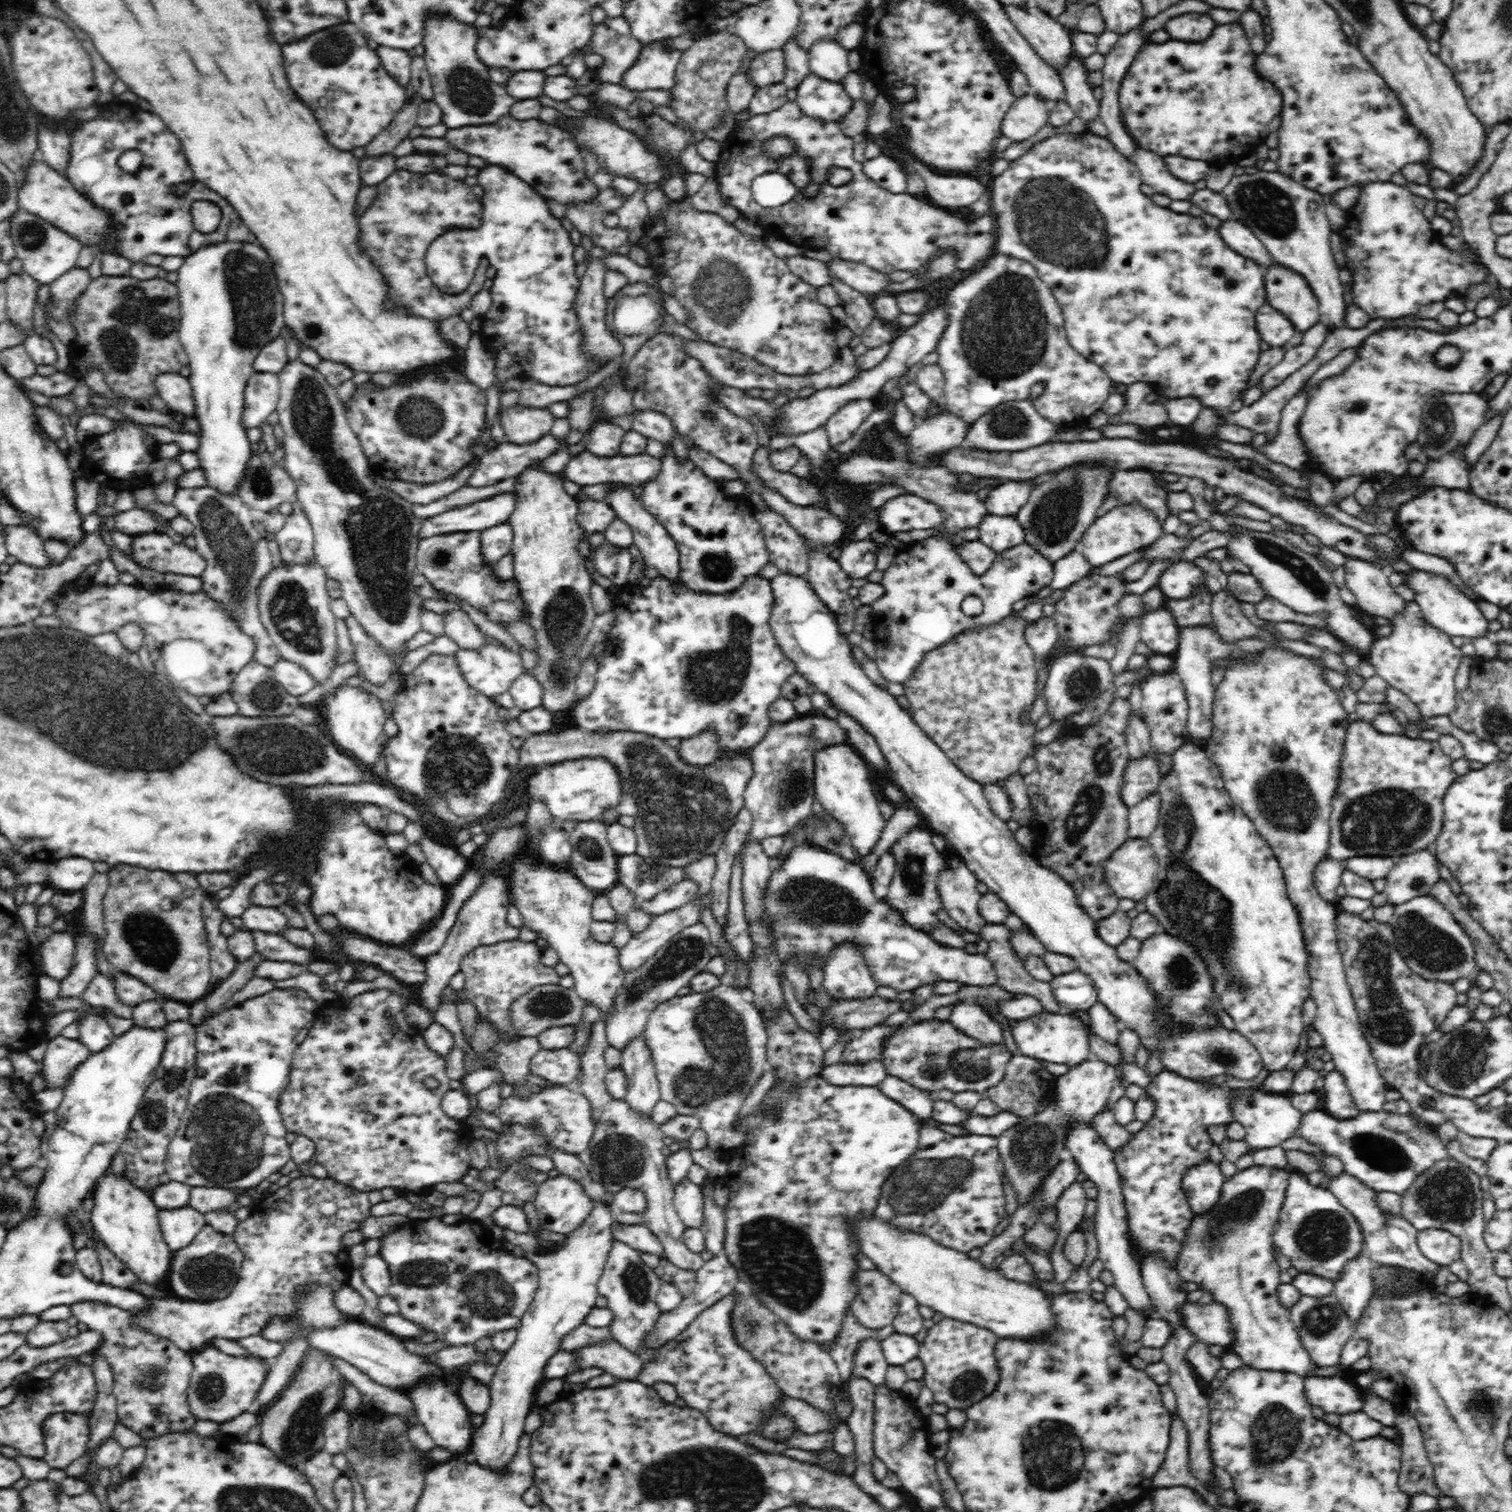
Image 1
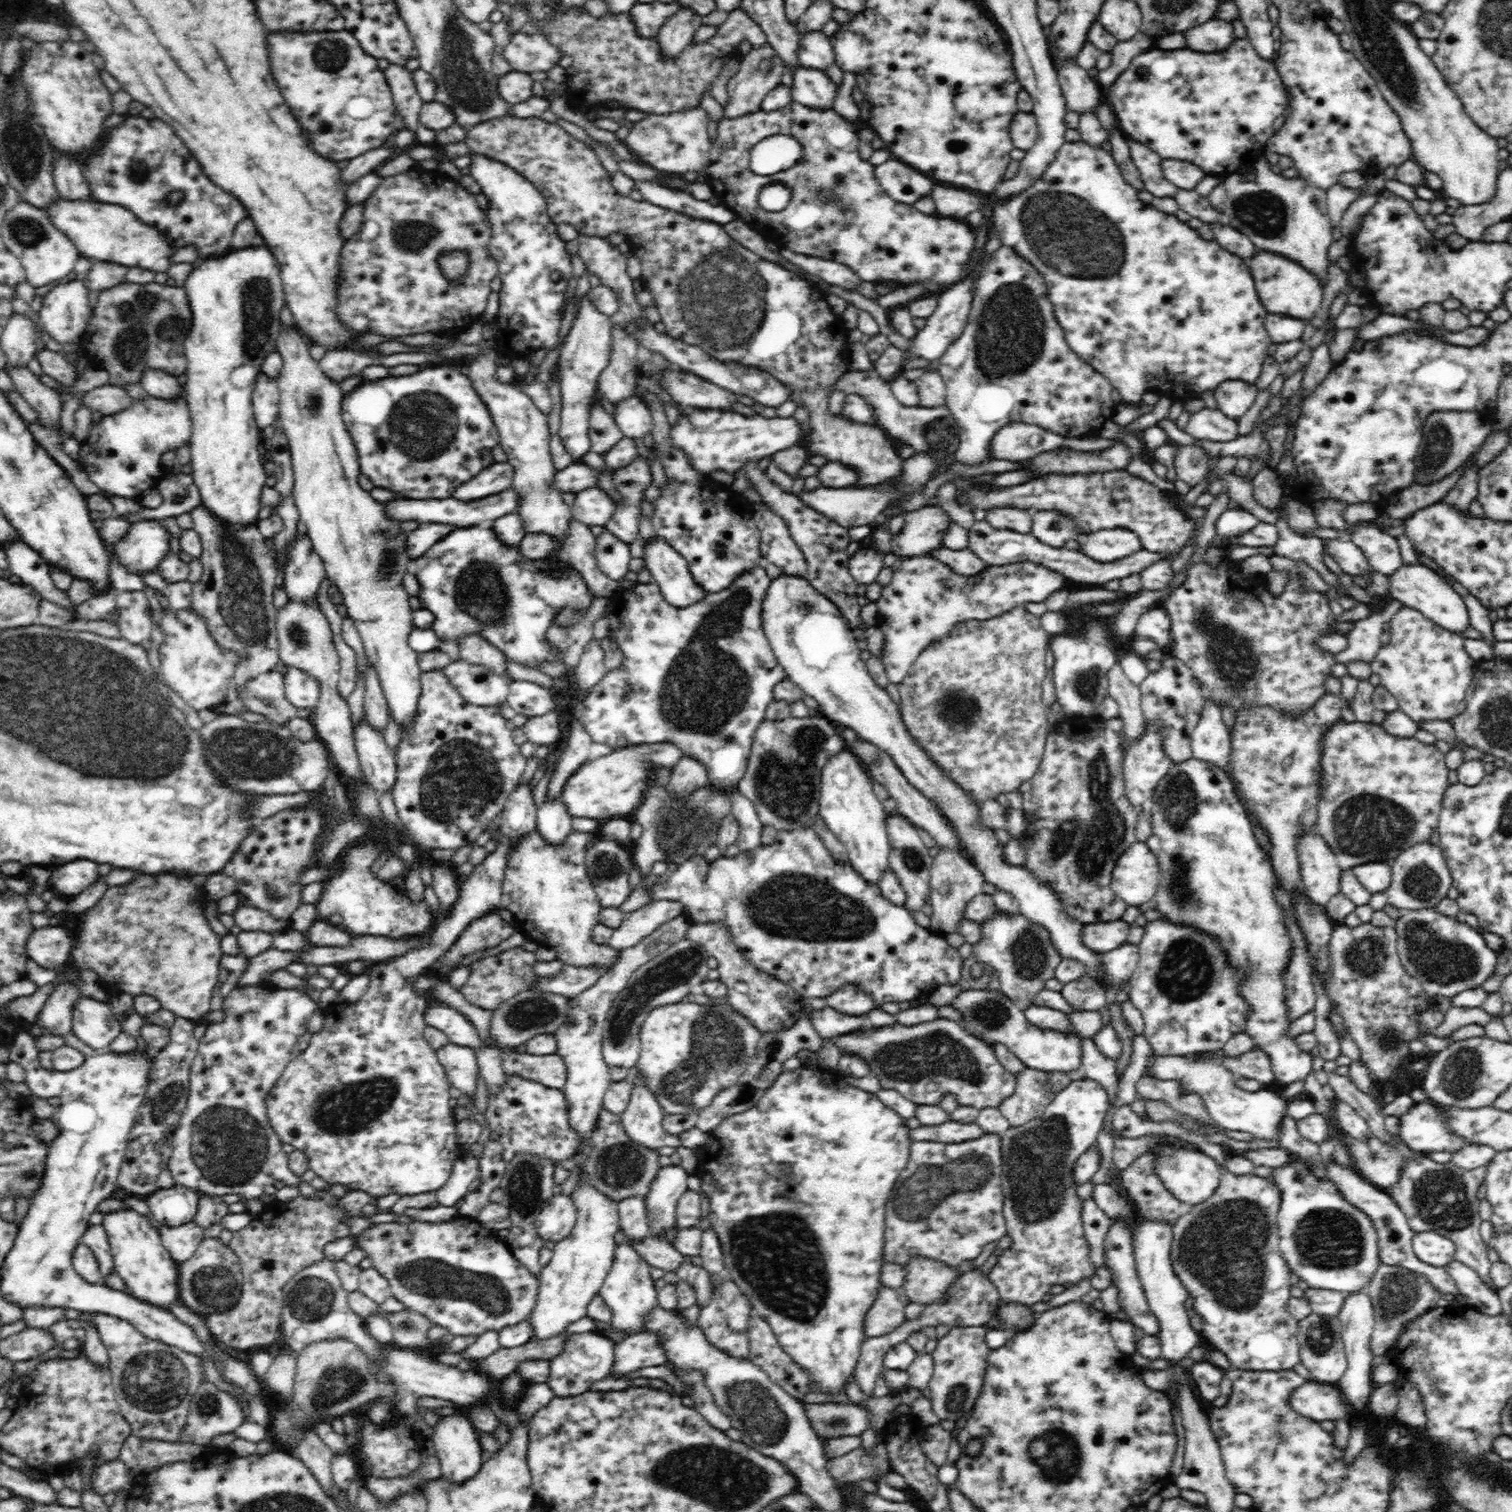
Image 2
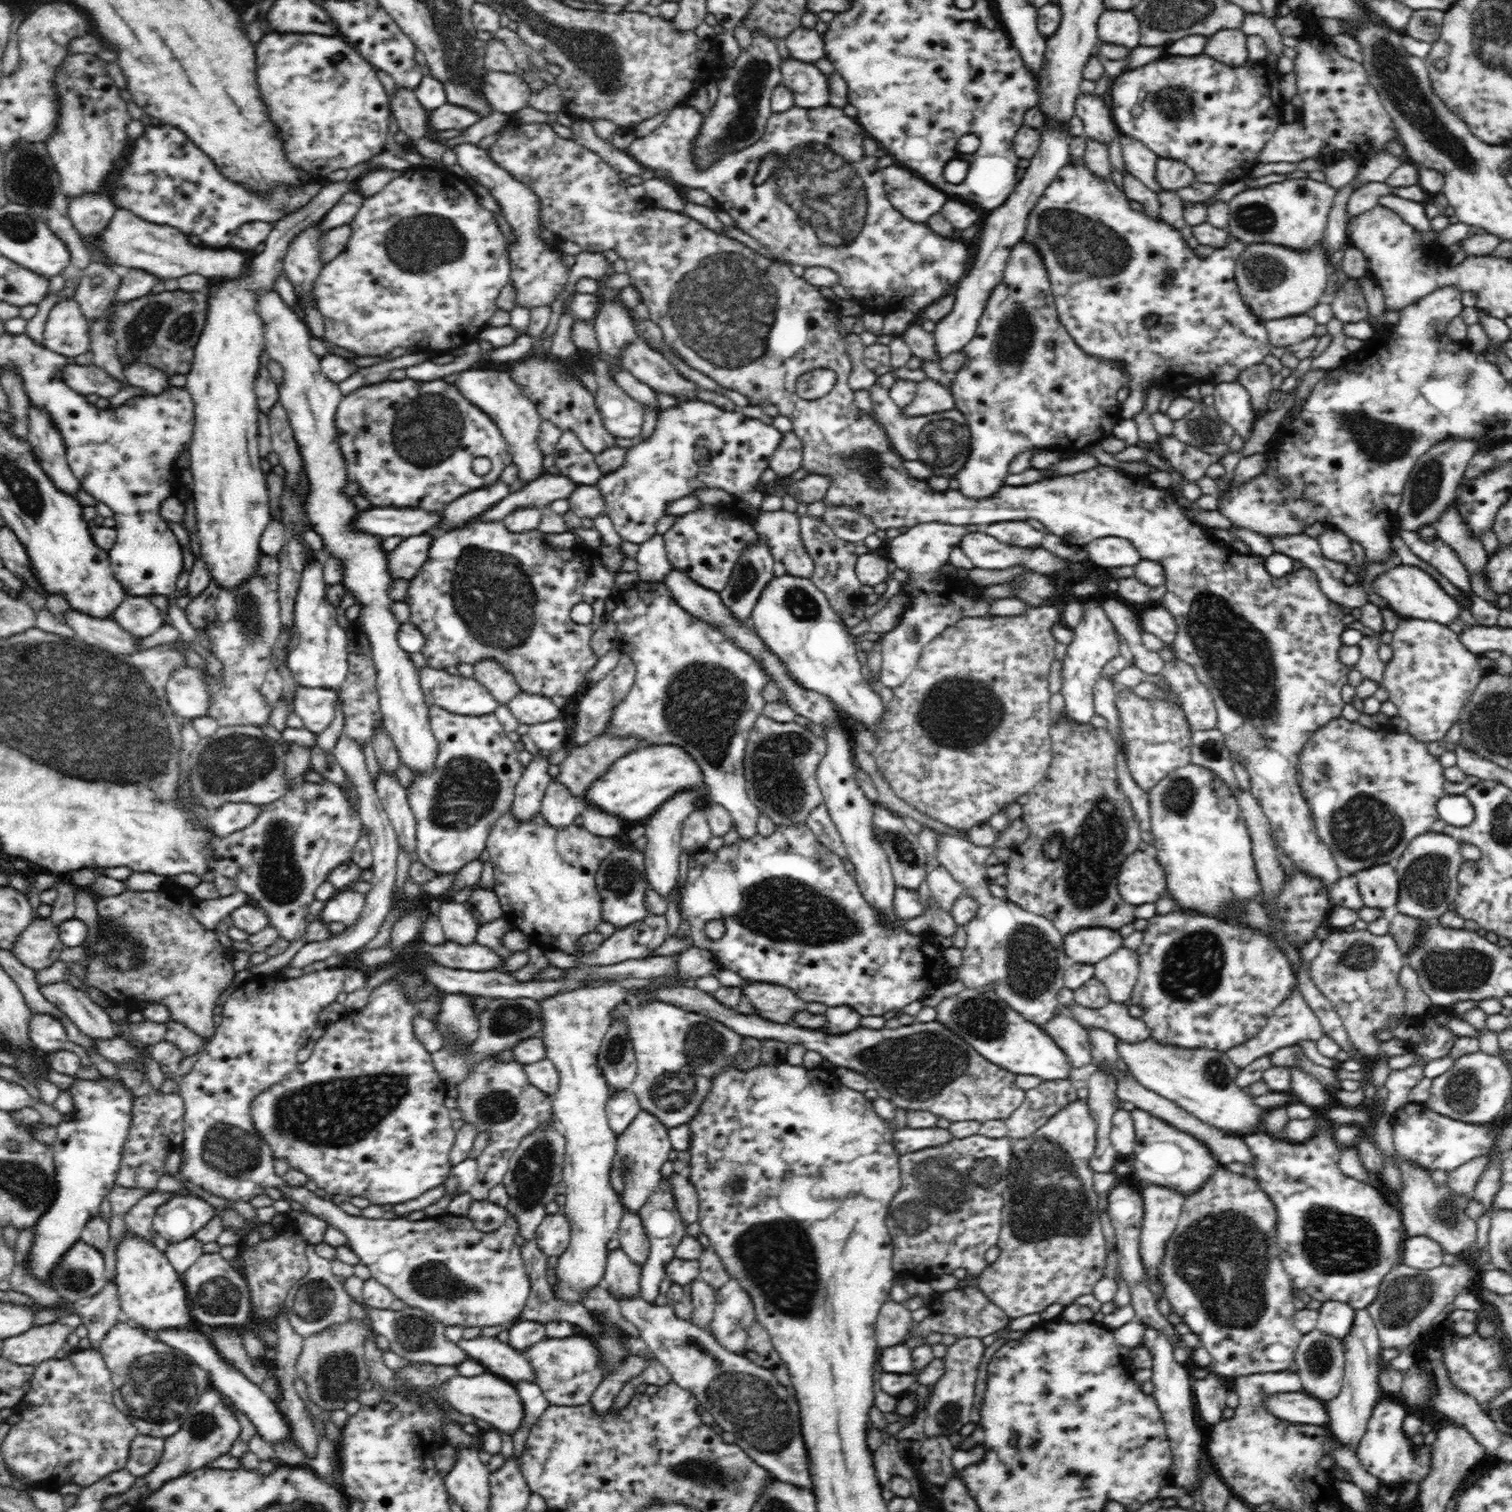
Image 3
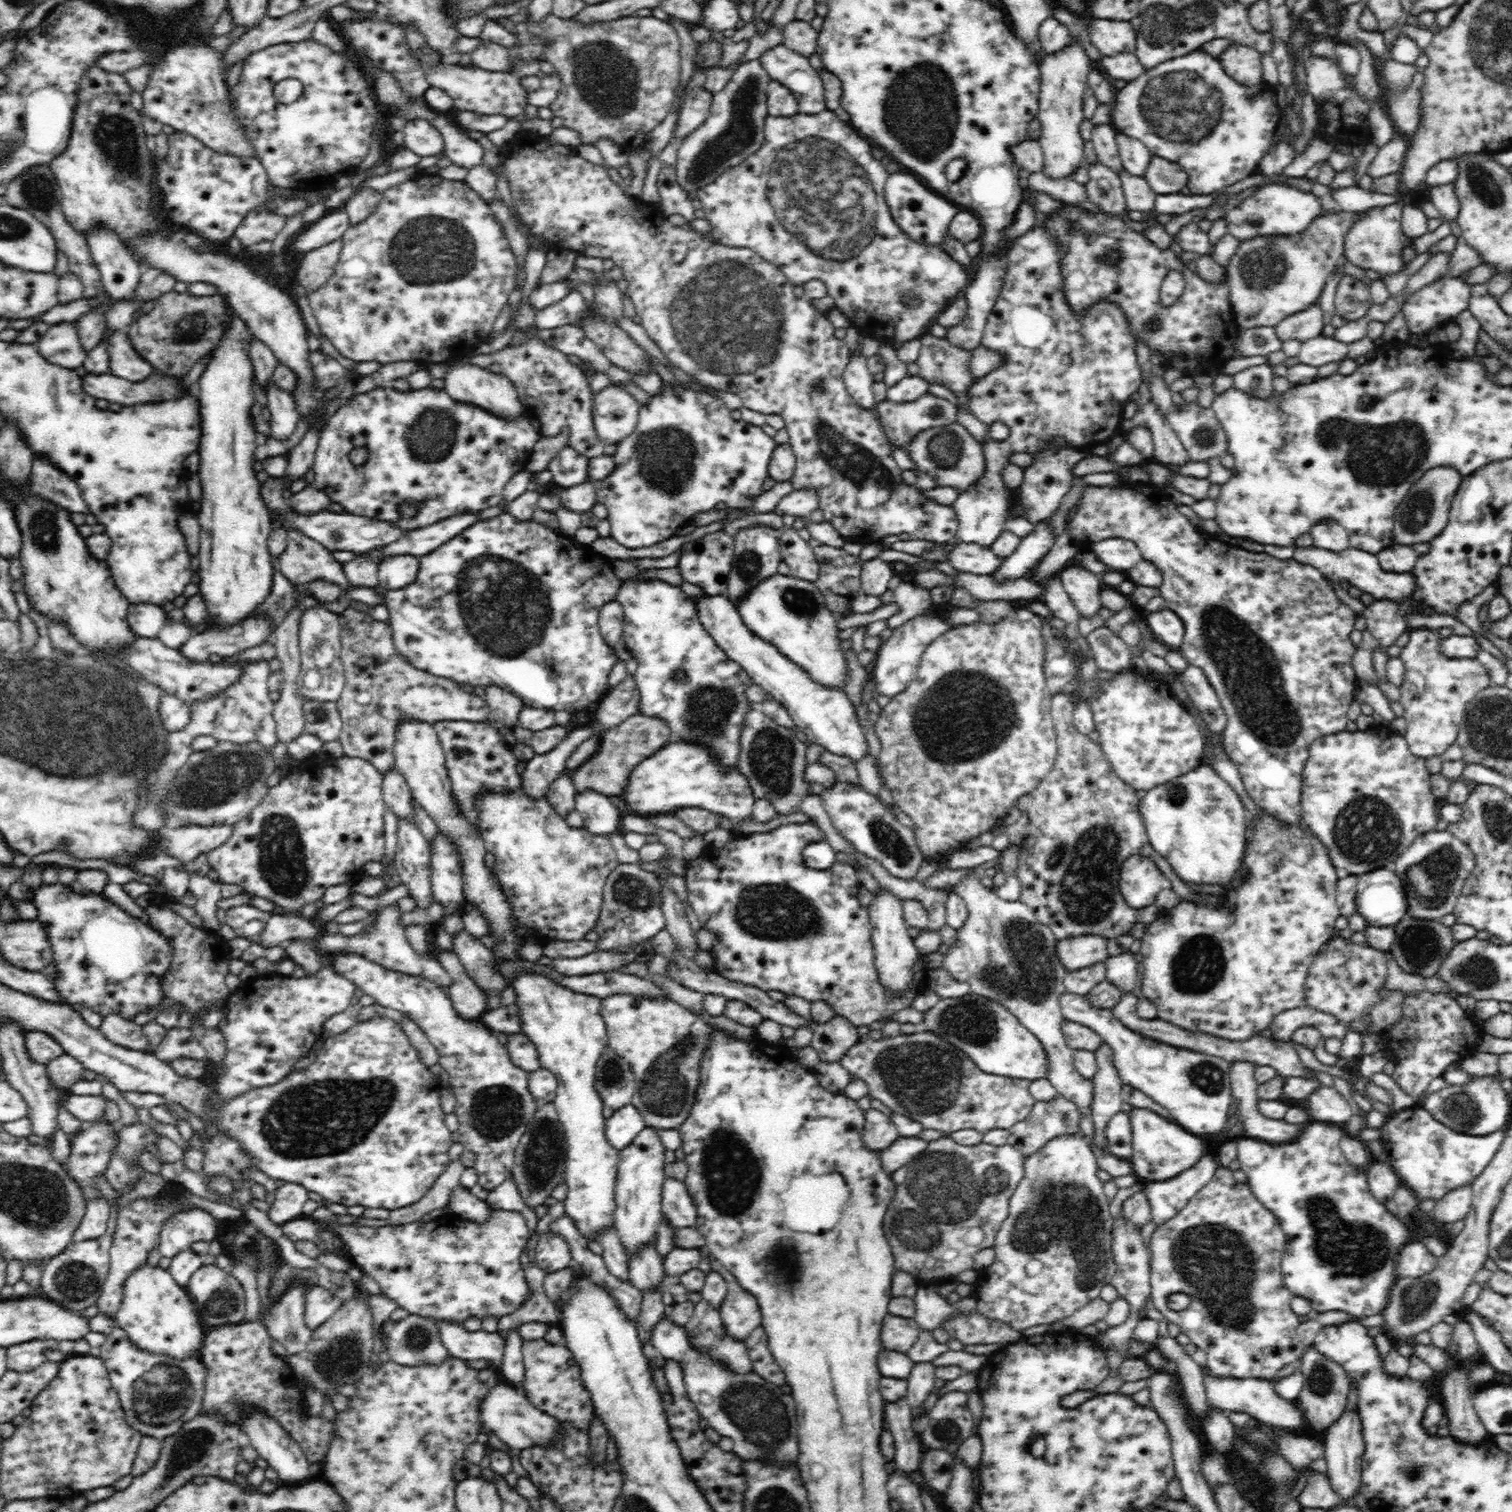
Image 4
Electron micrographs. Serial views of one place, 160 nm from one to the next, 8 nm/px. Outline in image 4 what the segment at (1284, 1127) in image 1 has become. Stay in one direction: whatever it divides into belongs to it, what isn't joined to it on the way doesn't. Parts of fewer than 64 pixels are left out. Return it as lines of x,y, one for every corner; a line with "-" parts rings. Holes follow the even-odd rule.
1066,991
1059,1003
1066,1020
1091,1028
1102,1037
1112,1051
1112,1063
1123,1084
1129,1084
1158,1102
1169,1111
1173,1122
1194,1135
1222,1132
1233,1103
1229,1062
1205,1051
1186,1050
1143,1037
1118,1021
1111,1009
1094,1006
1087,995

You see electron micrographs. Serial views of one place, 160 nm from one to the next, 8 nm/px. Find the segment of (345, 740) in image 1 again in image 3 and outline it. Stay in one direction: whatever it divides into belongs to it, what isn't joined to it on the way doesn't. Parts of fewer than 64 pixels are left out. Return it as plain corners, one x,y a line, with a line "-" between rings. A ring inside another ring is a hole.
382,769
374,784
378,798
382,801
382,806
386,809
396,833
399,848
414,854
416,823
410,812
410,805
406,801
404,787
400,785
396,776
390,777

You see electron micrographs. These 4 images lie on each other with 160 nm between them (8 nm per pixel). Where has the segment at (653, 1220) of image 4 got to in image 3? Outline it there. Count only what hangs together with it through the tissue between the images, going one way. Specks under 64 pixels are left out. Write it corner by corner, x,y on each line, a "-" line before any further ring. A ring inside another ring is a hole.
641,1109
638,1116
630,1122
630,1126
617,1136
617,1156
626,1168
623,1171
624,1193
620,1194
625,1211
640,1213
648,1198
657,1190
659,1181
663,1180
662,1164
668,1160
671,1150
673,1148
669,1139
669,1128
666,1128
652,1111
645,1109

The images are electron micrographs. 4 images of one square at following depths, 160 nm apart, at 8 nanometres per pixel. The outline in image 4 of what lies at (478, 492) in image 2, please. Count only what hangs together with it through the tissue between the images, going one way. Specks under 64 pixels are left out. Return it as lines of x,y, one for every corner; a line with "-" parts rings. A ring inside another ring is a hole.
466,512
466,514
458,514
458,516
450,516
444,518
434,524
410,530
398,541
391,542
383,546
383,558
388,556
404,556
410,554
412,556
424,556
434,552
442,543
458,536
462,531
472,526
480,512

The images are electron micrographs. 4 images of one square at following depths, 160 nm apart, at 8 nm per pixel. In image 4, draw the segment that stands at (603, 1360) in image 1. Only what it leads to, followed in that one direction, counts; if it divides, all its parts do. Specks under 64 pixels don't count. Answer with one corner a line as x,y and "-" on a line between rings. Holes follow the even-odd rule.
527,1340
522,1343
525,1366
523,1385
517,1389
533,1405
556,1420
568,1419
588,1431
592,1422
593,1406
586,1387
581,1383
579,1366
564,1345
550,1344
546,1340

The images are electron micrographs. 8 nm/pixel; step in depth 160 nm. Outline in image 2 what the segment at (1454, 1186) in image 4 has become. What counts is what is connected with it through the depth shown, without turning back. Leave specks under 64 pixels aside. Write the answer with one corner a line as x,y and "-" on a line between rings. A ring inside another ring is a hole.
1415,1103
1399,1119
1402,1139
1410,1147
1425,1151
1425,1154
1454,1153
1469,1143
1464,1137
1445,1128
1441,1114
1430,1103

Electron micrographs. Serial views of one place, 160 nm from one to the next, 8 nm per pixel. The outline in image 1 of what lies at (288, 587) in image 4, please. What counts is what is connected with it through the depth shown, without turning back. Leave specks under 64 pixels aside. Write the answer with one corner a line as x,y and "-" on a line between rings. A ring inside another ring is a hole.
212,486
178,488
173,505
179,514
194,525
196,549
205,557
205,569
199,576
202,580
201,590
220,599
241,630
252,635
256,643
253,660
272,667
278,660
279,652
274,648
258,613
258,586
273,568
272,554
268,549
268,541
254,529
251,508
242,501
240,495
227,494

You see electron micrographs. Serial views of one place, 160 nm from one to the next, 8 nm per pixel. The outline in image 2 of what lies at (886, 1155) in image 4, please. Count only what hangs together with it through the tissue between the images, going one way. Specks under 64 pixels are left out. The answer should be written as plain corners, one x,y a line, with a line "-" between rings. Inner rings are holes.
948,1120
936,1126
924,1126
910,1129
909,1134
913,1140
919,1139
936,1139
938,1142
956,1143
966,1142
975,1138
980,1138
985,1132
980,1128
980,1125
962,1124

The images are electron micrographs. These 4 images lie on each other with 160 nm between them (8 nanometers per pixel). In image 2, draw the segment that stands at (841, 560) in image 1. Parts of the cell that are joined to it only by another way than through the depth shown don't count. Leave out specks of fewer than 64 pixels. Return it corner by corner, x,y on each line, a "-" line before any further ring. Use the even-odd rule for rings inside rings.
860,548
847,560
848,570
860,584
876,583
882,570
883,554
874,548

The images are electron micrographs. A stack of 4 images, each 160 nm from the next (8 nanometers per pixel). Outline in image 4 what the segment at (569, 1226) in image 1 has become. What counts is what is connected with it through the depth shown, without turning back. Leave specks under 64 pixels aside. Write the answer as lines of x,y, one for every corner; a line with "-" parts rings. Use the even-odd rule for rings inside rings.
547,1229
544,1233
536,1235
535,1242
535,1264
546,1273
572,1265
570,1246
562,1236

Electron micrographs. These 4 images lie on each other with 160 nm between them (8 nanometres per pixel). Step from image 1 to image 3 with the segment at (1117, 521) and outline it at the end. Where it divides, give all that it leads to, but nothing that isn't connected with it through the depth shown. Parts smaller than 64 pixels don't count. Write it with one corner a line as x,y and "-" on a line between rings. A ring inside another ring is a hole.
1118,536
1096,538
1084,546
1090,562
1104,568
1134,566
1140,562
1138,549
1126,538

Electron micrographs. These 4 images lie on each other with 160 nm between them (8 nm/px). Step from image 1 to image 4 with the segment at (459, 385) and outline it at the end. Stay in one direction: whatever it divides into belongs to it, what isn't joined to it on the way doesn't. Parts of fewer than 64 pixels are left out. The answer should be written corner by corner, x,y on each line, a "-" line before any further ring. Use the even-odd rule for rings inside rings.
391,385
375,387
374,390
364,391
362,394
354,395
327,419
326,424
321,430
315,459
311,468
311,471
314,472
313,486
318,488
318,491
323,491
326,495
330,496
331,502
341,504
344,507
344,513
365,515
368,518
377,517
378,519
396,523
400,527
416,530
417,528
444,520
444,518
450,518
450,516
458,516
458,514
466,514
466,512
481,512
482,510
486,510
486,508
490,508
490,506
500,504
503,499
504,485
514,474
524,469
524,466
518,466
518,470
508,468
506,456
512,454
518,464
526,464
524,458
528,459
528,454
531,454
532,448
534,448
534,444
538,440
540,440
539,432
532,426
530,421
526,420
524,414
518,420
512,420
510,422
510,420
503,420
502,417
494,415
482,407
477,407
470,403
458,402
443,389
424,388
424,390
416,390
411,388
409,391
401,392
-
358,447
367,448
369,452
369,459
360,466
354,465
348,459
350,451
-
414,505
418,507
418,514
406,518
404,513
402,513
402,506

